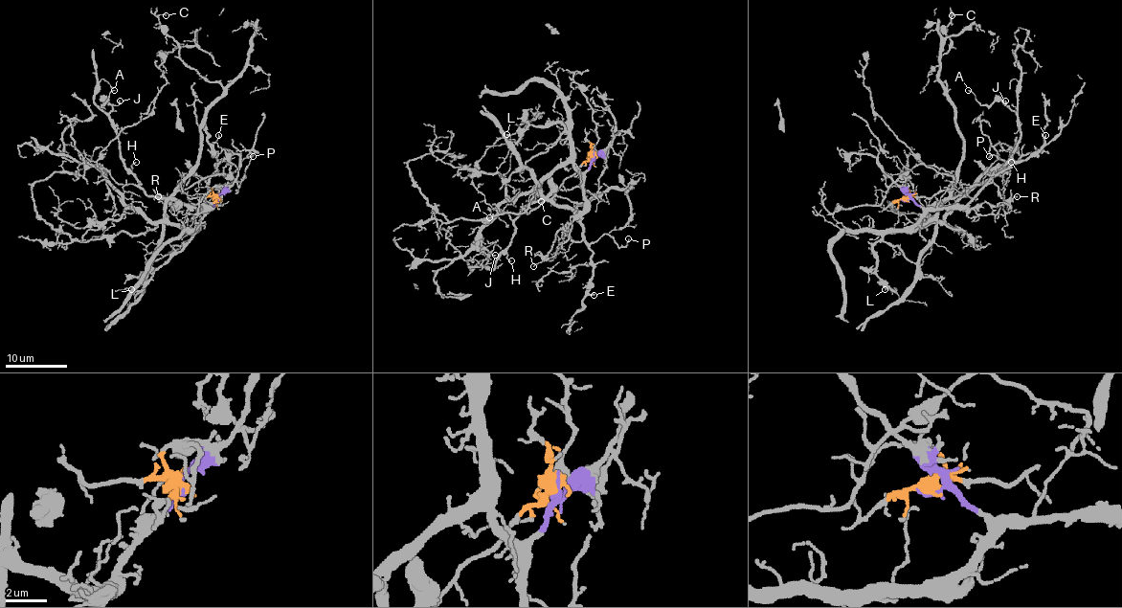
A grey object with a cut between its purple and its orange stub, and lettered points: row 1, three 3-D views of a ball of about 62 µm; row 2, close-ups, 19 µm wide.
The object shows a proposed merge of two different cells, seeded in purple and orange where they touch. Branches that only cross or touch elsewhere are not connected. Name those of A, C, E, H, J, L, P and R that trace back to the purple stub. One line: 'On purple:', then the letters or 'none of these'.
On purple: E, L, P, R

